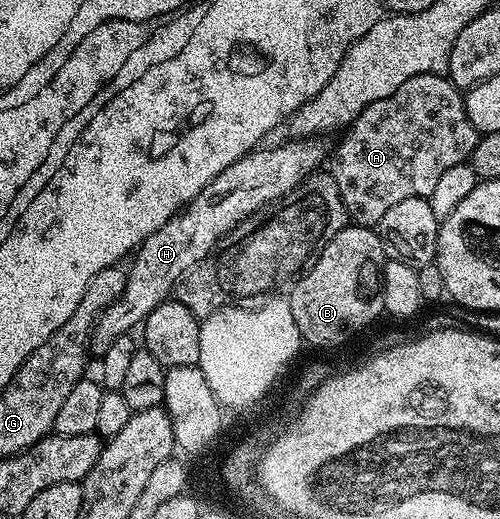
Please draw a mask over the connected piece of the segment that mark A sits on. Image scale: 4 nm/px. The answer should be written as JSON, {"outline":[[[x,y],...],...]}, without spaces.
{"outline":[[[420,74],[419,76],[413,76],[411,80],[407,80],[403,84],[399,84],[399,88],[395,92],[391,92],[391,96],[383,96],[383,100],[375,100],[375,104],[363,108],[361,115],[354,122],[350,122],[342,134],[345,135],[342,136],[341,143],[334,150],[332,147],[331,150],[331,162],[333,158],[331,173],[335,184],[339,188],[339,196],[343,200],[345,211],[349,214],[350,219],[358,226],[368,226],[370,228],[376,227],[377,223],[381,221],[383,212],[395,208],[395,204],[400,204],[401,201],[408,198],[428,198],[431,192],[435,192],[435,184],[439,180],[439,176],[443,176],[443,172],[447,172],[447,168],[460,166],[468,159],[469,155],[473,153],[479,137],[479,131],[473,127],[465,111],[465,99],[462,91],[454,86],[448,77],[439,74]]]}

